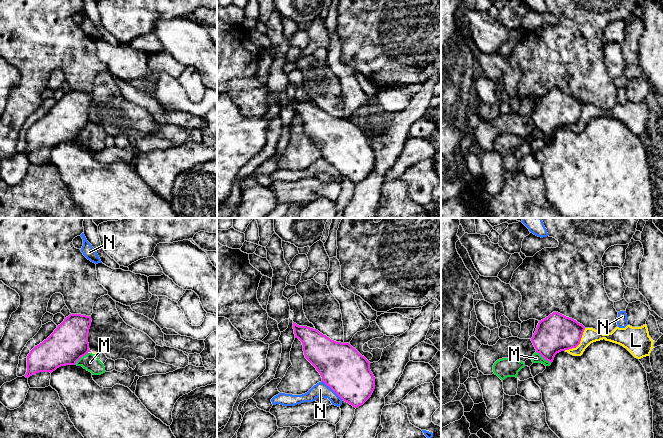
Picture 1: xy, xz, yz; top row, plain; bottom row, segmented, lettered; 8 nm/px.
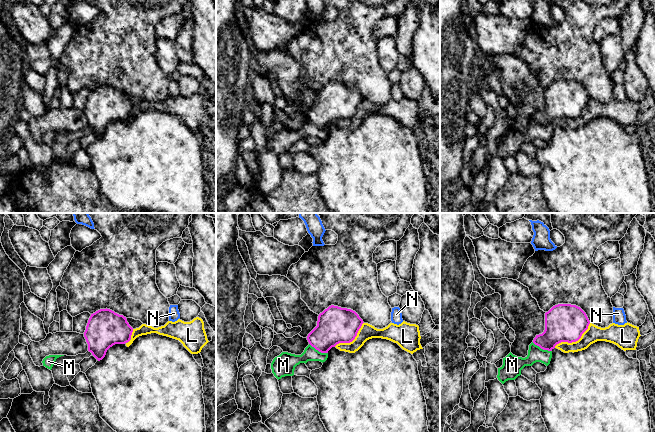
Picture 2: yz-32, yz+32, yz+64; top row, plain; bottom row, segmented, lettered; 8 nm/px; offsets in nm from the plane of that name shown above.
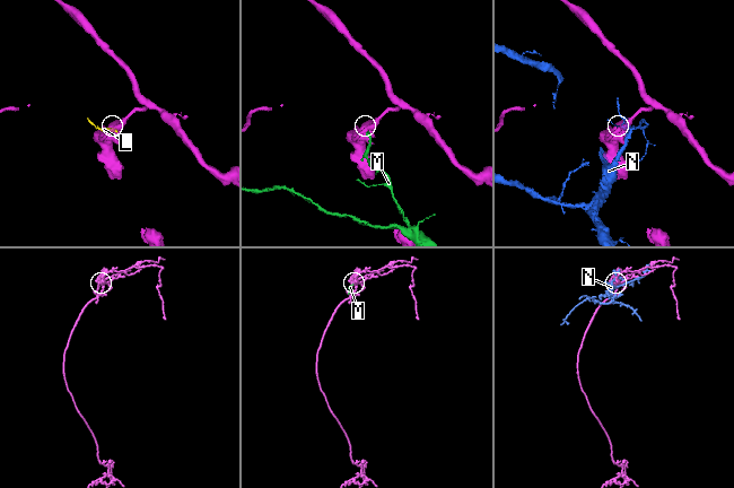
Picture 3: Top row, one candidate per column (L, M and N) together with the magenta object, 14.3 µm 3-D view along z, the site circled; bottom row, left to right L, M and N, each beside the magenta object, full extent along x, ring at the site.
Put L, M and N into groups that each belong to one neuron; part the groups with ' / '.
L M / N

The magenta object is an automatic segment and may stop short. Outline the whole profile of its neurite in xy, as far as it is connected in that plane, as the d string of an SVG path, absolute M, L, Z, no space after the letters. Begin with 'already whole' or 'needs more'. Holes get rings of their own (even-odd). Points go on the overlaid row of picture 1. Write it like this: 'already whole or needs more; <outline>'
already whole; M70 314L42 343L35 346L27 356L26 378L39 373L52 373L57 368L75 365L90 352L88 333L91 317Z

